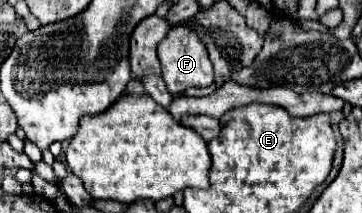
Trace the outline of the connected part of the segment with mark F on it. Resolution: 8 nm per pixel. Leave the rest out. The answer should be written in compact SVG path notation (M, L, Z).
M189 25L173 27L157 45L157 53L161 61L161 77L171 95L179 95L189 87L209 87L213 83L213 63L209 61L205 45Z

